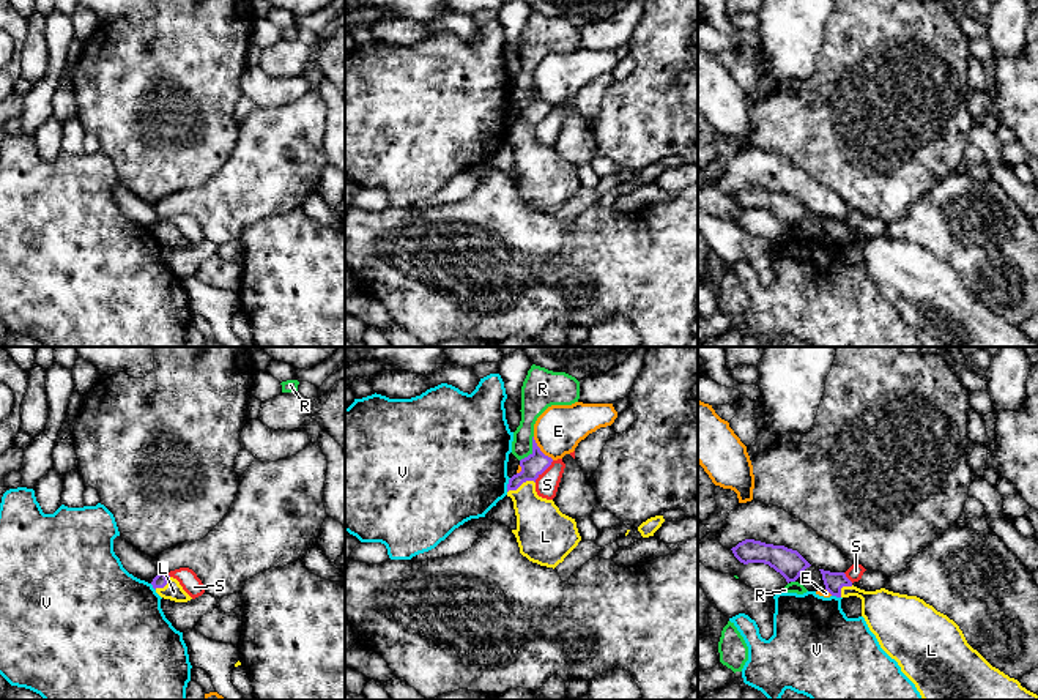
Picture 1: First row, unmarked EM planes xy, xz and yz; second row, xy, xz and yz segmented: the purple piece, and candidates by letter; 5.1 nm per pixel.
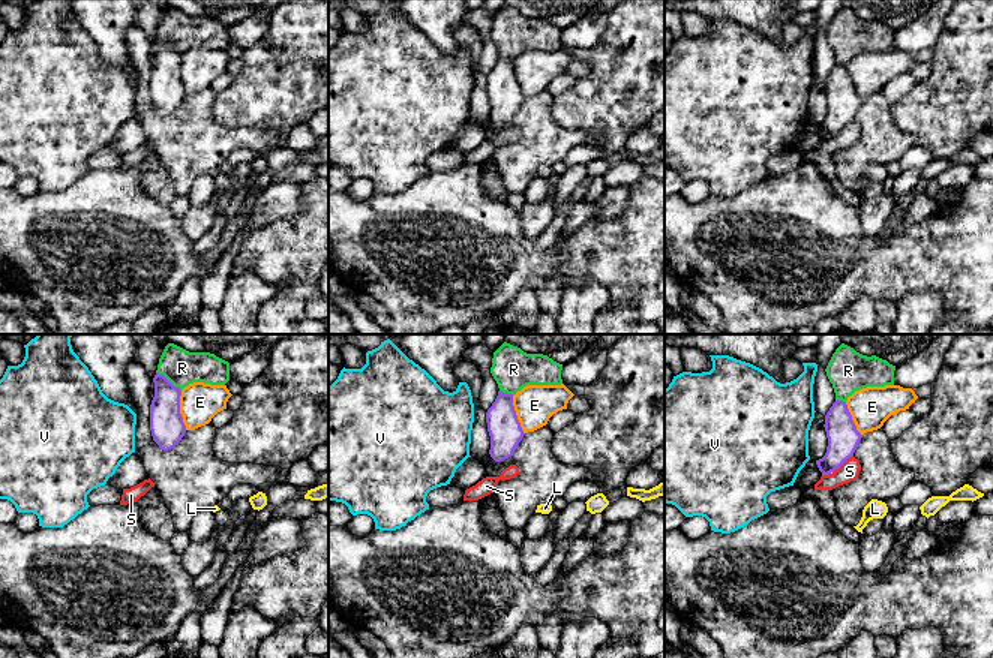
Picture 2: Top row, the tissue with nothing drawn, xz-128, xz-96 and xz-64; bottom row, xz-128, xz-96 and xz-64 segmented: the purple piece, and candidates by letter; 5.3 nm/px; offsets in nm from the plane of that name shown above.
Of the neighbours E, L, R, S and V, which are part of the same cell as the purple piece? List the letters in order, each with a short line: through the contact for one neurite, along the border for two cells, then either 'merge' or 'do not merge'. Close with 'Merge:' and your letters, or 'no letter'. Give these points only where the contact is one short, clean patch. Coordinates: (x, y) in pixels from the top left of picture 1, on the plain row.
E: do not merge
L: line xz (533, 112), (520, 131), (525, 147), (541, 174); merge
R: do not merge
S: line xz (553, 107), (534, 128); do not merge
V: do not merge
Merge: L

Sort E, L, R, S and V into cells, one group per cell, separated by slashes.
E / L / R / S / V

